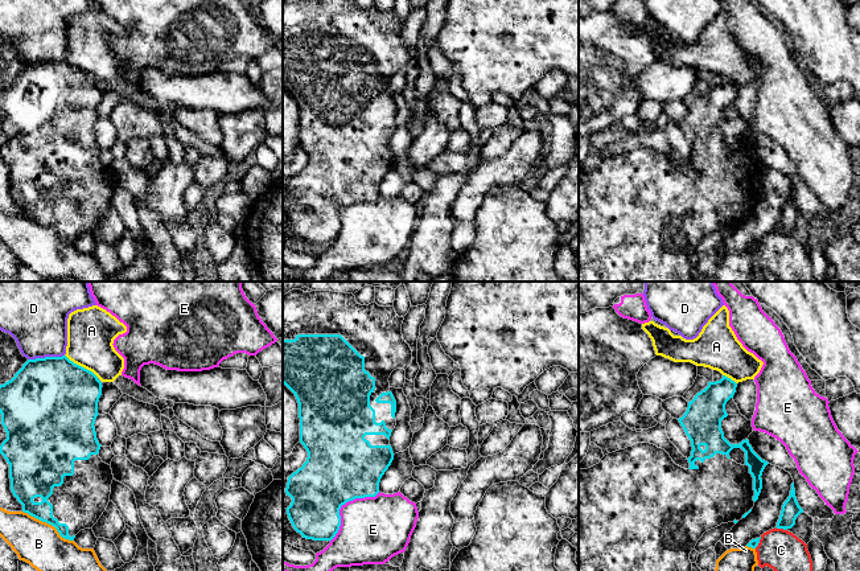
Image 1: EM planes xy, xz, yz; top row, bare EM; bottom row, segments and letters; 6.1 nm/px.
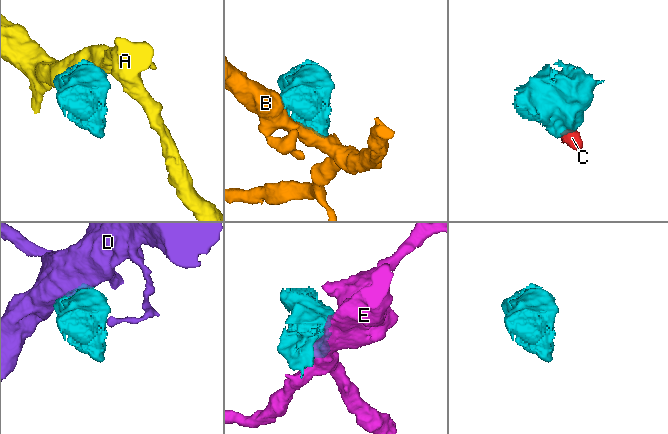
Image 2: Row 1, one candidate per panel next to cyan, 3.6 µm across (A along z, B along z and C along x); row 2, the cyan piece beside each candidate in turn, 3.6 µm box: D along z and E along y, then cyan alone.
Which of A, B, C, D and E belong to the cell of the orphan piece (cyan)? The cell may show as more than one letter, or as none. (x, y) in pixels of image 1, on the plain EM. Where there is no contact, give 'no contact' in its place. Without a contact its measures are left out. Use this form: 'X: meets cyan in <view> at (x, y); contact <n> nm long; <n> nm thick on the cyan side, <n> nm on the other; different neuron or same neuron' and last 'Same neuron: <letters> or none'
A: meets cyan in xy at (81, 70); contact 240 nm long; 500 nm thick on the cyan side, 300 nm on the other; different neuron
B: meets cyan in xy at (49, 228); contact 360 nm long; 160 nm thick on the cyan side, 280 nm on the other; different neuron
C: meets cyan in yz at (781, 231); contact 70 nm long; 110 nm thick on the cyan side, 240 nm on the other; different neuron
D: meets cyan in xy at (45, 61); contact 220 nm long; 500 nm thick on the cyan side, 340 nm on the other; different neuron
E: meets cyan in xz at (342, 208); contact 420 nm long; 440 nm thick on the cyan side, 400 nm on the other; different neuron
Same neuron: none

